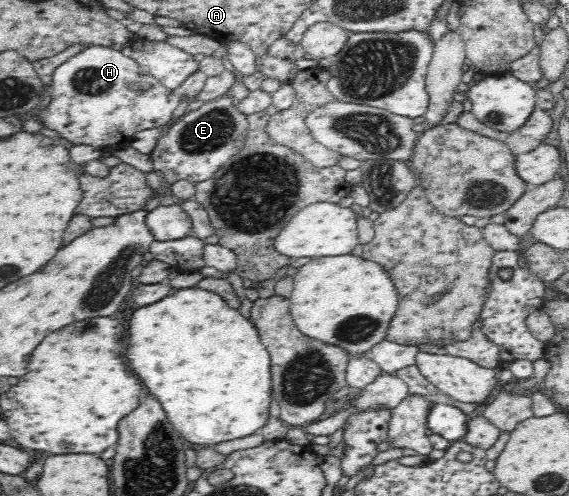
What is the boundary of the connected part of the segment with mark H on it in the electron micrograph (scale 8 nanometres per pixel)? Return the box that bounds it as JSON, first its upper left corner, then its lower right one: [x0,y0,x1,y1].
[38,45,180,150]

